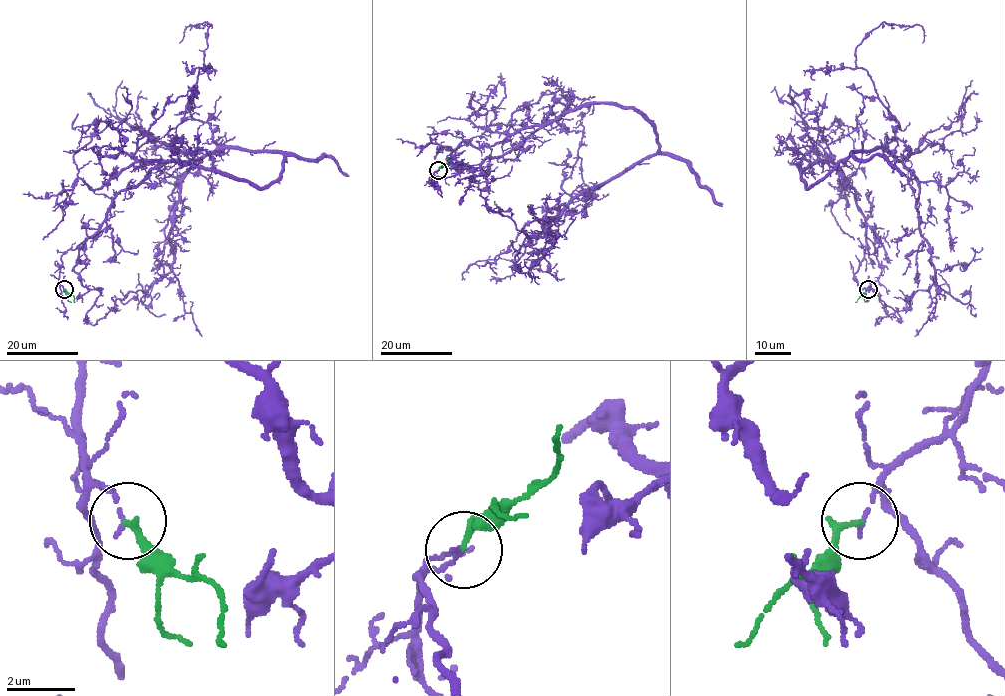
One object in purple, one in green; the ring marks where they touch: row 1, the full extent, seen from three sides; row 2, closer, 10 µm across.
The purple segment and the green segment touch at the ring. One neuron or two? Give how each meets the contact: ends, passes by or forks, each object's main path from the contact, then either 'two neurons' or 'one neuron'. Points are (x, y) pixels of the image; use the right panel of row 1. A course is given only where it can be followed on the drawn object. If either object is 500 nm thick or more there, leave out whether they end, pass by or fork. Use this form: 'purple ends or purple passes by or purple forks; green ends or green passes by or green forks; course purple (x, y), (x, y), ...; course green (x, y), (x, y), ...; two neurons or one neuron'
purple ends; green ends; course purple (868, 289), (856, 191), (825, 162), (802, 172), (811, 188), (883, 148), (913, 173), (935, 270), (883, 319); course green (868, 289), (855, 302); two neurons

